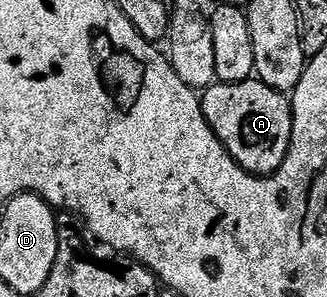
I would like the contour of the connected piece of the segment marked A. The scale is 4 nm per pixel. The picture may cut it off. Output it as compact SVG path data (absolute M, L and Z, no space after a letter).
M258 79L220 81L202 90L201 100L211 130L240 167L256 175L270 175L279 170L287 158L295 122L290 100L284 94Z

